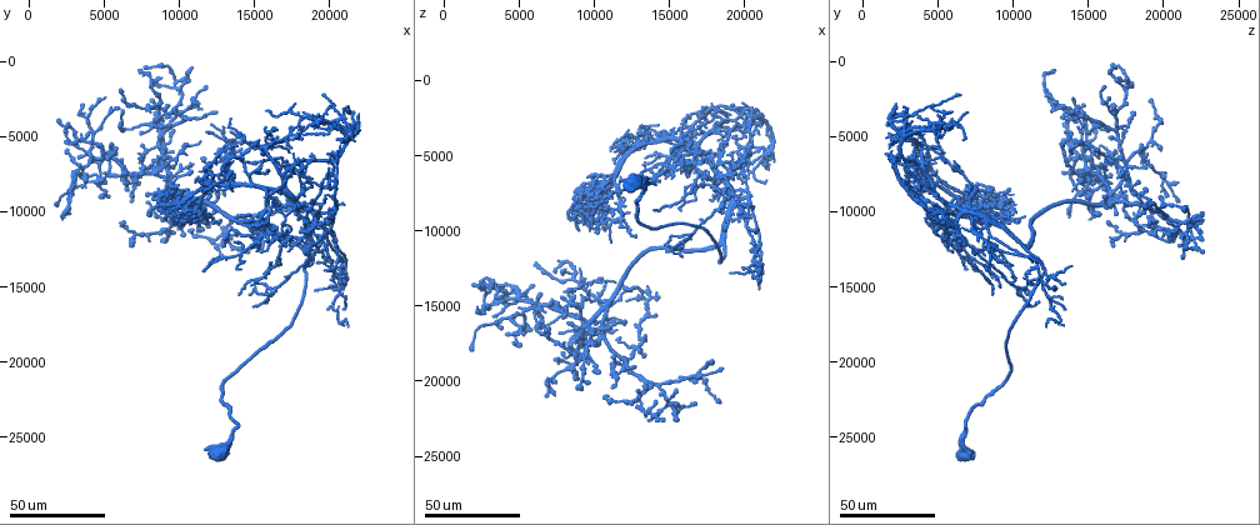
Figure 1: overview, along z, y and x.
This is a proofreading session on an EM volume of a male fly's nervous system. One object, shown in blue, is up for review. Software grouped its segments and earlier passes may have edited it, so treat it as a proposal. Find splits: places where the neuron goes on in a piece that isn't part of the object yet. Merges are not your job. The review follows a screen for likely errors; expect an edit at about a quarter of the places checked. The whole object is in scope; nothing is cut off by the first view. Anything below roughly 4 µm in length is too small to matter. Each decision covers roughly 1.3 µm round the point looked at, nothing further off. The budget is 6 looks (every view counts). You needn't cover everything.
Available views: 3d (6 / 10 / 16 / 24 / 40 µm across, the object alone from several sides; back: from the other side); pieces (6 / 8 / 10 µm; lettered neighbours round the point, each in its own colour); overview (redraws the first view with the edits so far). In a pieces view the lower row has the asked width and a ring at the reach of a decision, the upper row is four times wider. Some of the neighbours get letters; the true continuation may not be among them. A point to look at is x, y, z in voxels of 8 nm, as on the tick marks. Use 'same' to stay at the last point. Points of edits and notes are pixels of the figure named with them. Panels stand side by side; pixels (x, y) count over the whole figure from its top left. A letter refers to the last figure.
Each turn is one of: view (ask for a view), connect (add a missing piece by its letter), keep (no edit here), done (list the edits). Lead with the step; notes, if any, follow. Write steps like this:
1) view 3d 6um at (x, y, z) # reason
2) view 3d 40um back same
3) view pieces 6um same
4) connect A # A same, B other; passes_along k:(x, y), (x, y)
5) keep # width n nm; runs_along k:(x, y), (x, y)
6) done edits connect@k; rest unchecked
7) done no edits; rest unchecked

view 3d 40um at (7000, 8600, 19800) # an open end

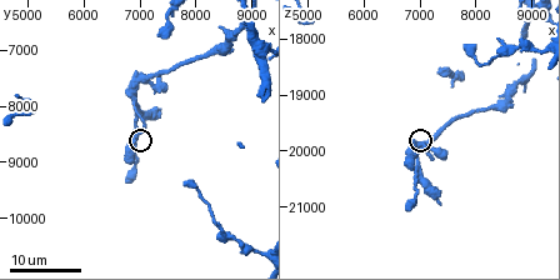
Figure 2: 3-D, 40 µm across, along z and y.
view pieces 6um at (6850, 8650, 19850)

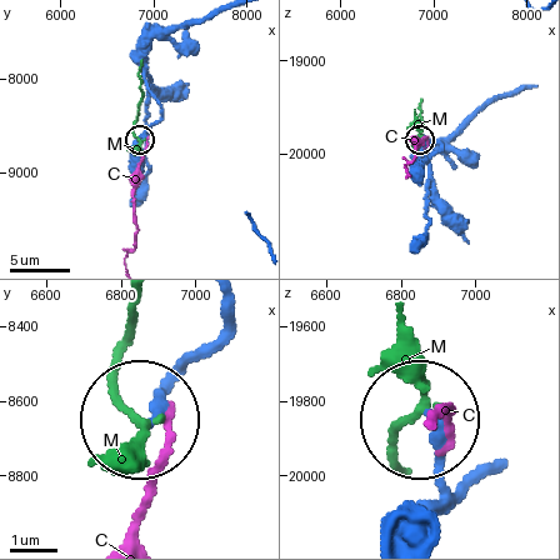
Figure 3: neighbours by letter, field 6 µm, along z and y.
keep # C other, M other; runs_along 3:(198, 20), (151, 44), (144, 79), (163, 113), (143, 138); none of them fits

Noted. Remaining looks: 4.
view 3d 24um at (11000, 7200, 14800) # an open end

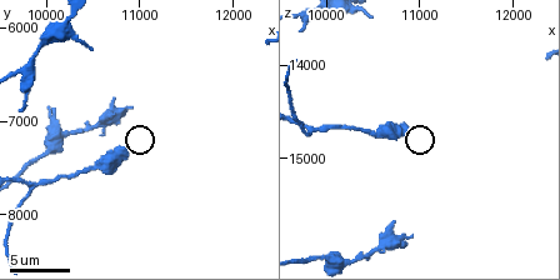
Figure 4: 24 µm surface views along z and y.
view pieces 6um at (10850, 7300, 14700) # what lies round it

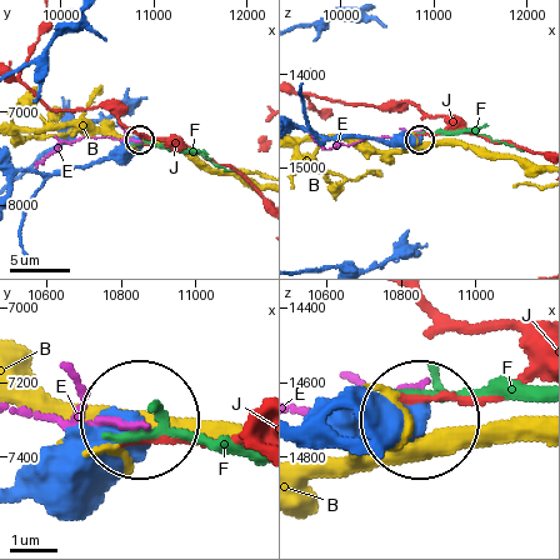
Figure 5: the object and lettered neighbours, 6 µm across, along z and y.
keep # B other, E other, F other, J other; runs_along 5:(21, 170), (66, 173), (109, 160), (138, 140); no lettered piece goes on from it

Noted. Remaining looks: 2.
done no edits; rest unchecked

